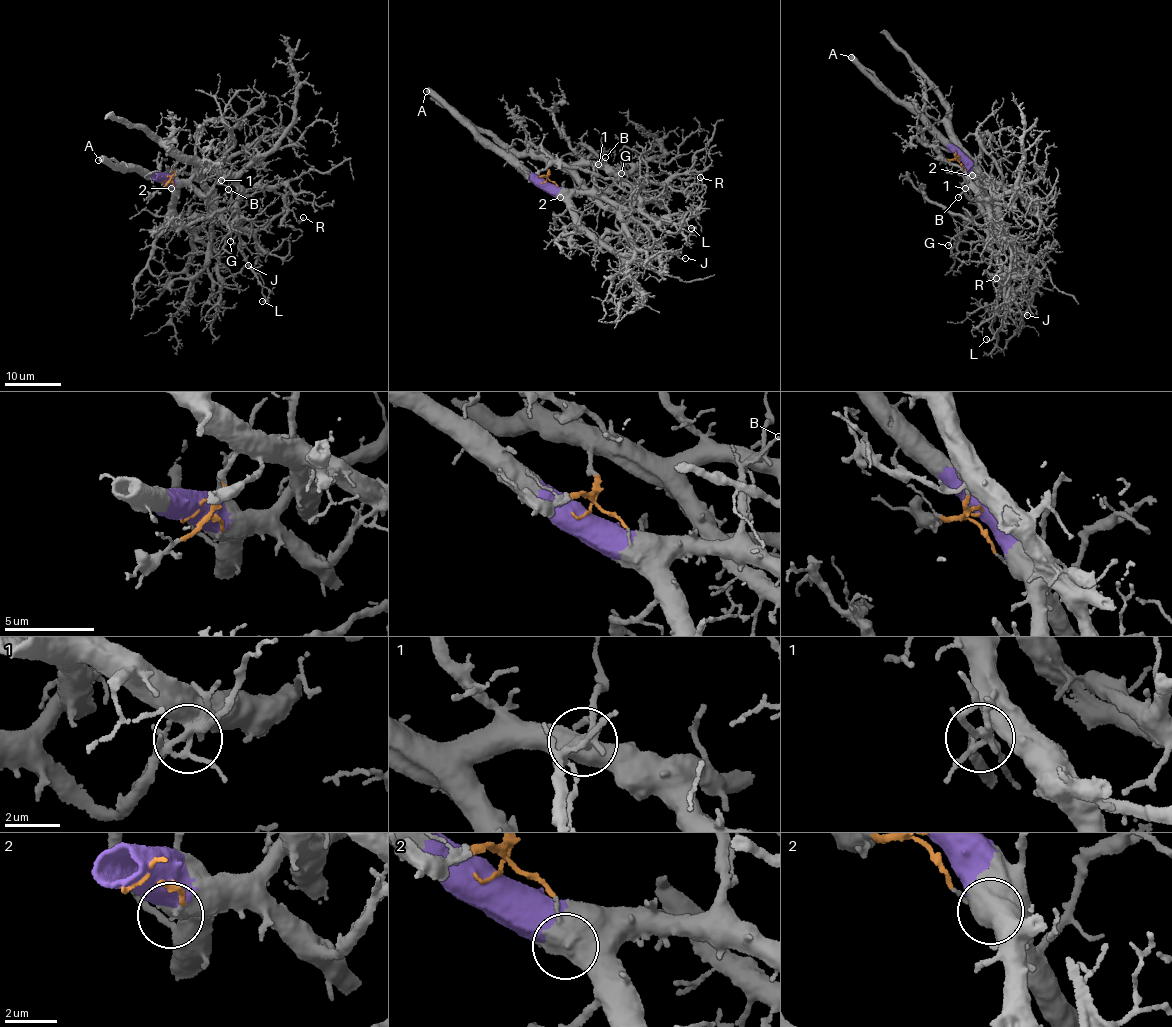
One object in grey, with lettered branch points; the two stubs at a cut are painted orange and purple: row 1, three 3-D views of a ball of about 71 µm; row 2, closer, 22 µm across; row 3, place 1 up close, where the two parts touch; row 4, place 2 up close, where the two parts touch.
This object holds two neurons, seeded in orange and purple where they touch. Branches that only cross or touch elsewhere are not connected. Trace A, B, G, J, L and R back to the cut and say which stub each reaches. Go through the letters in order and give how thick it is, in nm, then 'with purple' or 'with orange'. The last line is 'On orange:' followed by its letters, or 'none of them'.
A: 550 nm | with purple
B: 150 nm | with orange
G: 160 nm | with purple
J: 150 nm | with purple
L: 200 nm | with orange
R: 180 nm | with orange
On orange: B, L, R

